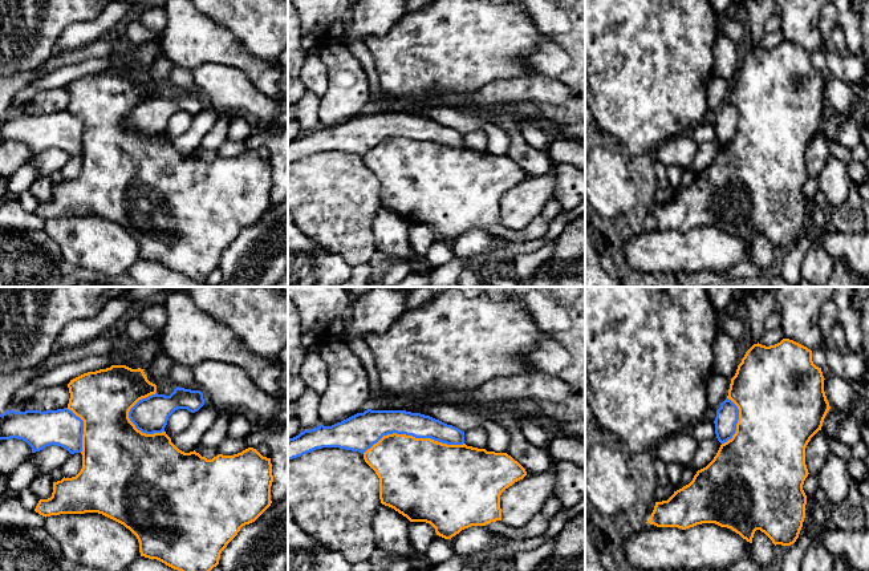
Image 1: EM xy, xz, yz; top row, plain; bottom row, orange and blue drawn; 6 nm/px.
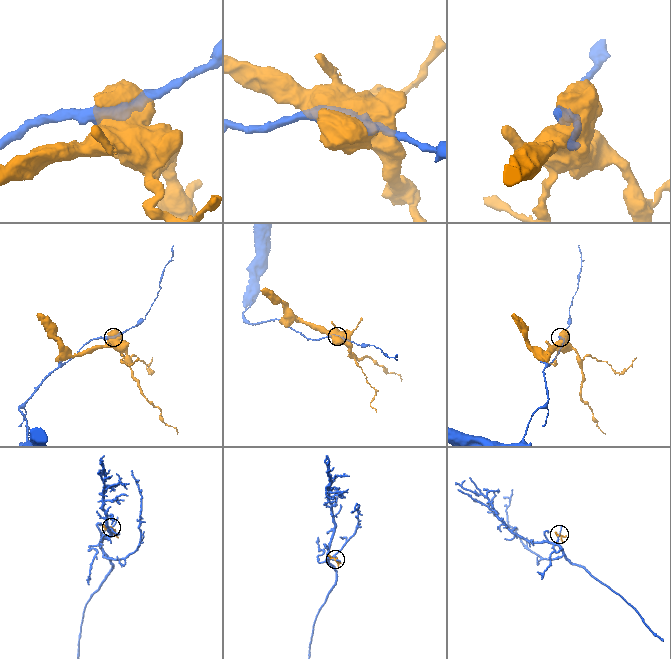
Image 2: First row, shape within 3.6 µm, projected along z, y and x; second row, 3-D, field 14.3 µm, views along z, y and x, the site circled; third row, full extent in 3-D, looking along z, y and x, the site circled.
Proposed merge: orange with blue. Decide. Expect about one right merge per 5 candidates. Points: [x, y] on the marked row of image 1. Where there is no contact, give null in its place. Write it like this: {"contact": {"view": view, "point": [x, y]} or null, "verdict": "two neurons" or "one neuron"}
{"contact": {"view": "xz", "point": [413, 437]}, "verdict": "two neurons"}

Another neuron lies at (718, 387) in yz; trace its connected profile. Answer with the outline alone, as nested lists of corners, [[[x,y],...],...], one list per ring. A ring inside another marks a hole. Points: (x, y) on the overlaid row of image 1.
[[[714,373],[707,382],[707,404],[720,405],[728,396],[730,384],[730,378]]]

